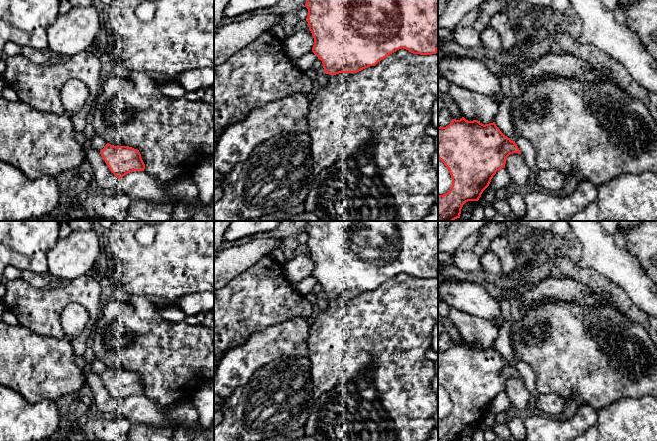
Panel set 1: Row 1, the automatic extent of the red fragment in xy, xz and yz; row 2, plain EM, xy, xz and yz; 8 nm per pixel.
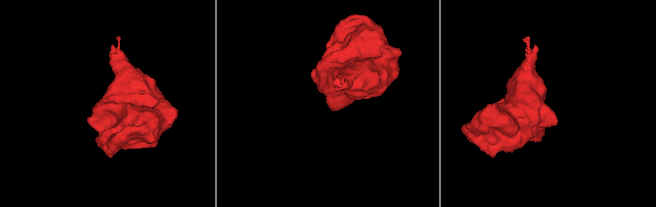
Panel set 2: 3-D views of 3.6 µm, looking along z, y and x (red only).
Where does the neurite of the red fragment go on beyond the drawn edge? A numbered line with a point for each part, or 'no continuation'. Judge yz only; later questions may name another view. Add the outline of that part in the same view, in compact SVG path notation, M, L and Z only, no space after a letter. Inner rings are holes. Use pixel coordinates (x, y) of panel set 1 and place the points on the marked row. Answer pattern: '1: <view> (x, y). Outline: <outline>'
no continuation

